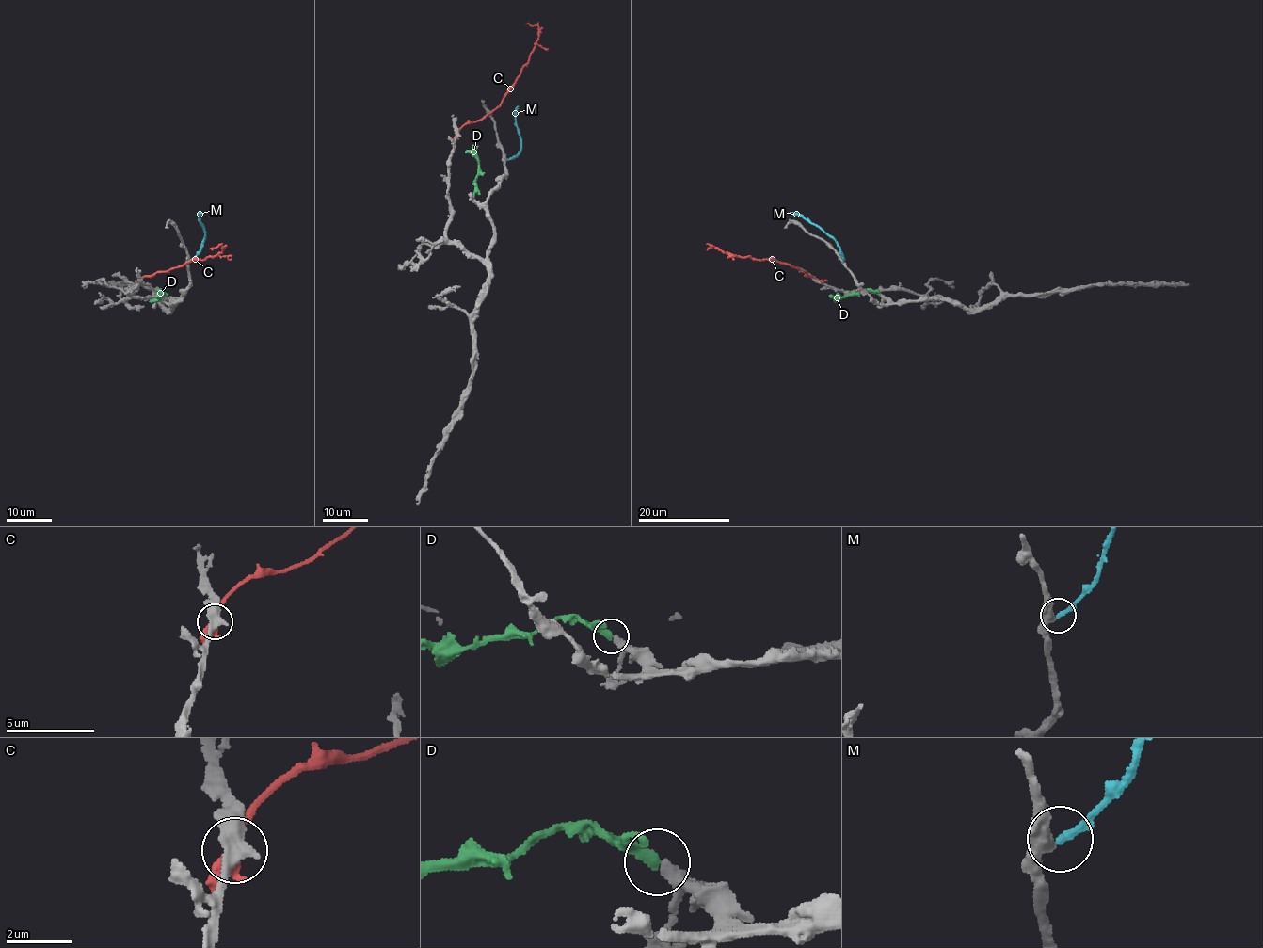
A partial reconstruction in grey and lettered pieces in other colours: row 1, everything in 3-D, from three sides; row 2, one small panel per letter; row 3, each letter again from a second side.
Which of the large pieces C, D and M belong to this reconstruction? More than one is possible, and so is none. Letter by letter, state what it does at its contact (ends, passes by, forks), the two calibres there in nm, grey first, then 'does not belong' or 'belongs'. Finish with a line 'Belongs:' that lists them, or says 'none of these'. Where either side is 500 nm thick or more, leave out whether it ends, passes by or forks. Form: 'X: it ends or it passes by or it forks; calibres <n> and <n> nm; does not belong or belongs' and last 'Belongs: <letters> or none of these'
C: it passes by; calibres 420 and 360 nm; does not belong
D: it ends; calibres 220 and 280 nm; belongs
M: it ends; calibres 400 and 240 nm; does not belong
Belongs: D

